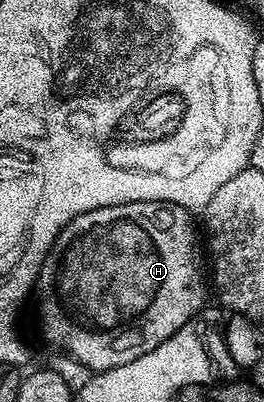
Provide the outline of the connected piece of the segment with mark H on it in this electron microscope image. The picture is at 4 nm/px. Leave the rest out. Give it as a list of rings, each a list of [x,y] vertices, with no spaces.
[[[141,200],[140,202],[128,202],[127,204],[117,204],[116,206],[104,206],[100,210],[92,210],[91,212],[85,212],[76,217],[72,222],[68,222],[68,226],[64,226],[64,230],[60,230],[57,240],[50,248],[50,252],[46,255],[46,260],[42,264],[42,269],[38,275],[38,282],[36,285],[36,300],[38,296],[38,320],[42,323],[42,336],[51,344],[52,347],[58,348],[59,353],[76,358],[76,362],[80,362],[85,368],[90,369],[91,373],[107,372],[110,368],[116,366],[124,366],[124,362],[132,362],[136,358],[140,358],[140,354],[148,354],[148,350],[156,350],[156,346],[160,346],[160,342],[164,342],[168,338],[172,338],[172,334],[176,334],[176,330],[180,330],[180,326],[191,323],[195,319],[194,316],[202,308],[202,303],[206,300],[206,288],[208,292],[208,284],[202,281],[202,272],[198,269],[198,260],[194,257],[194,247],[200,244],[200,236],[194,233],[194,224],[192,221],[191,213],[186,209],[181,208],[179,204],[169,204],[163,200]]]

